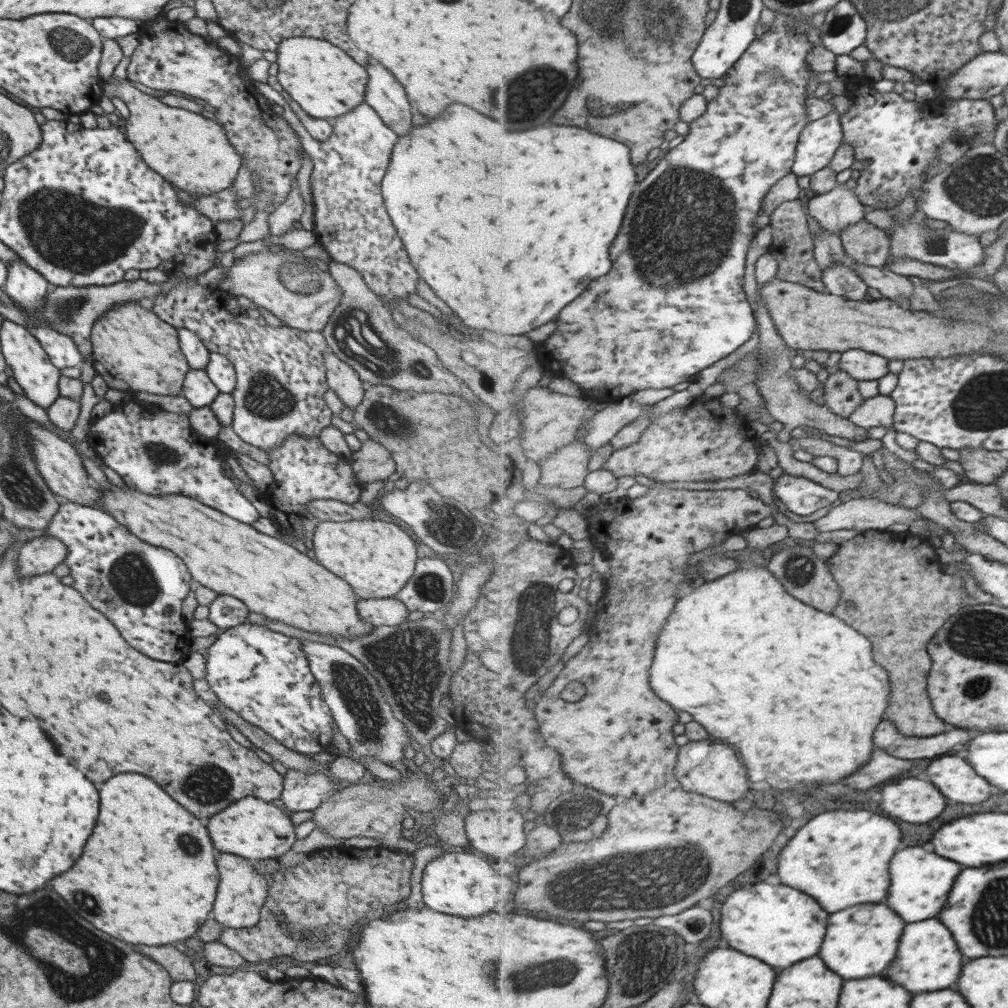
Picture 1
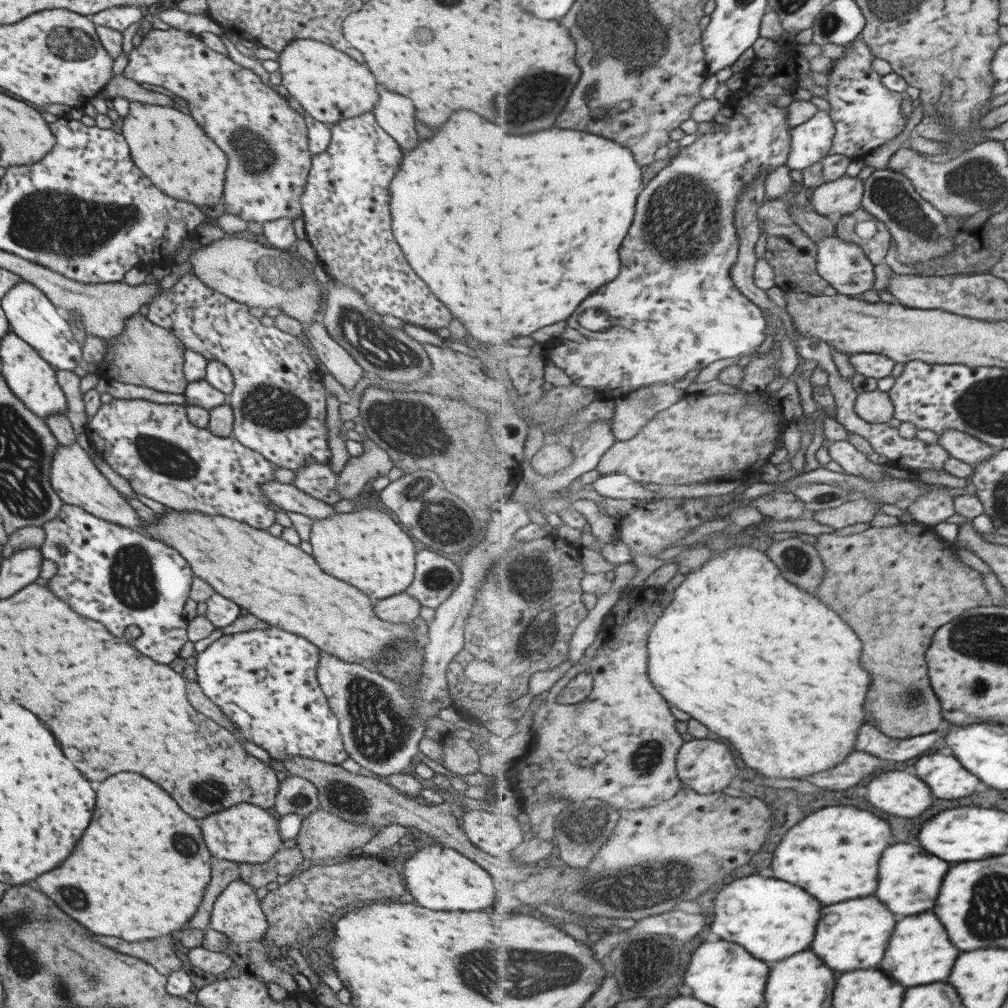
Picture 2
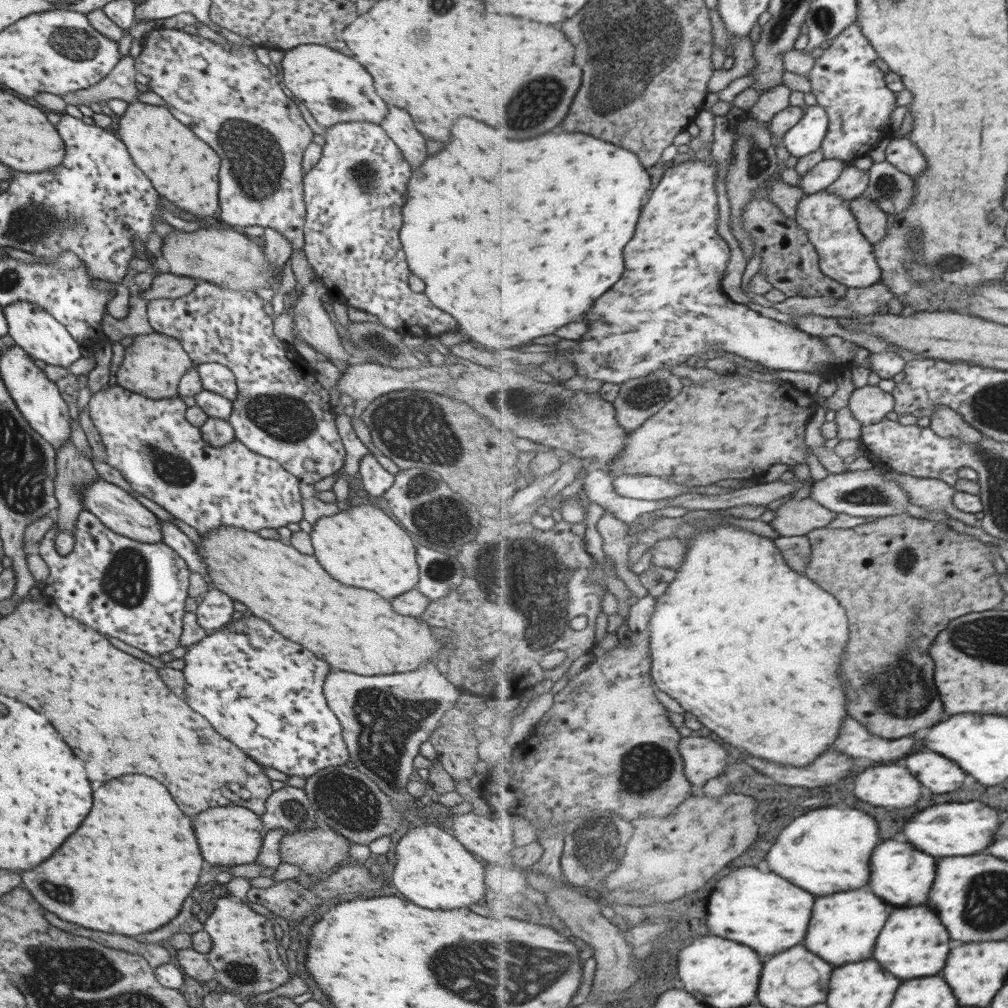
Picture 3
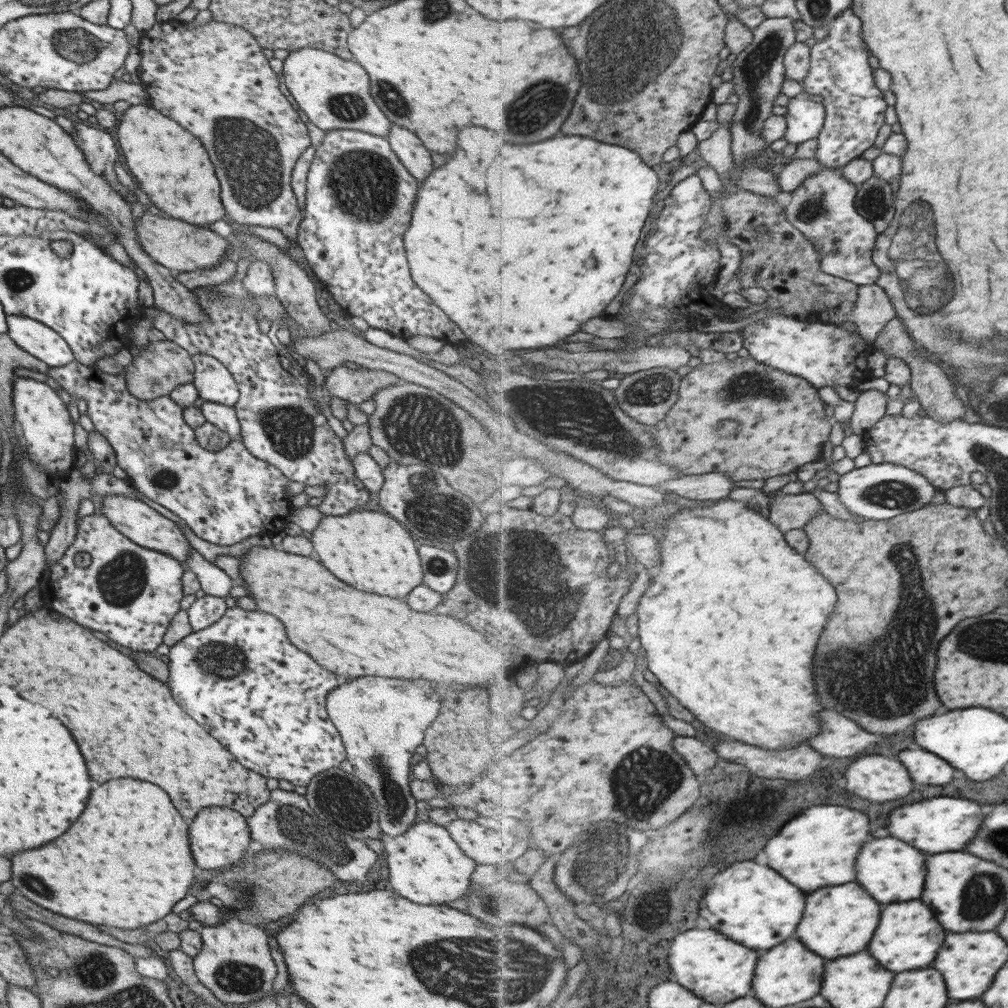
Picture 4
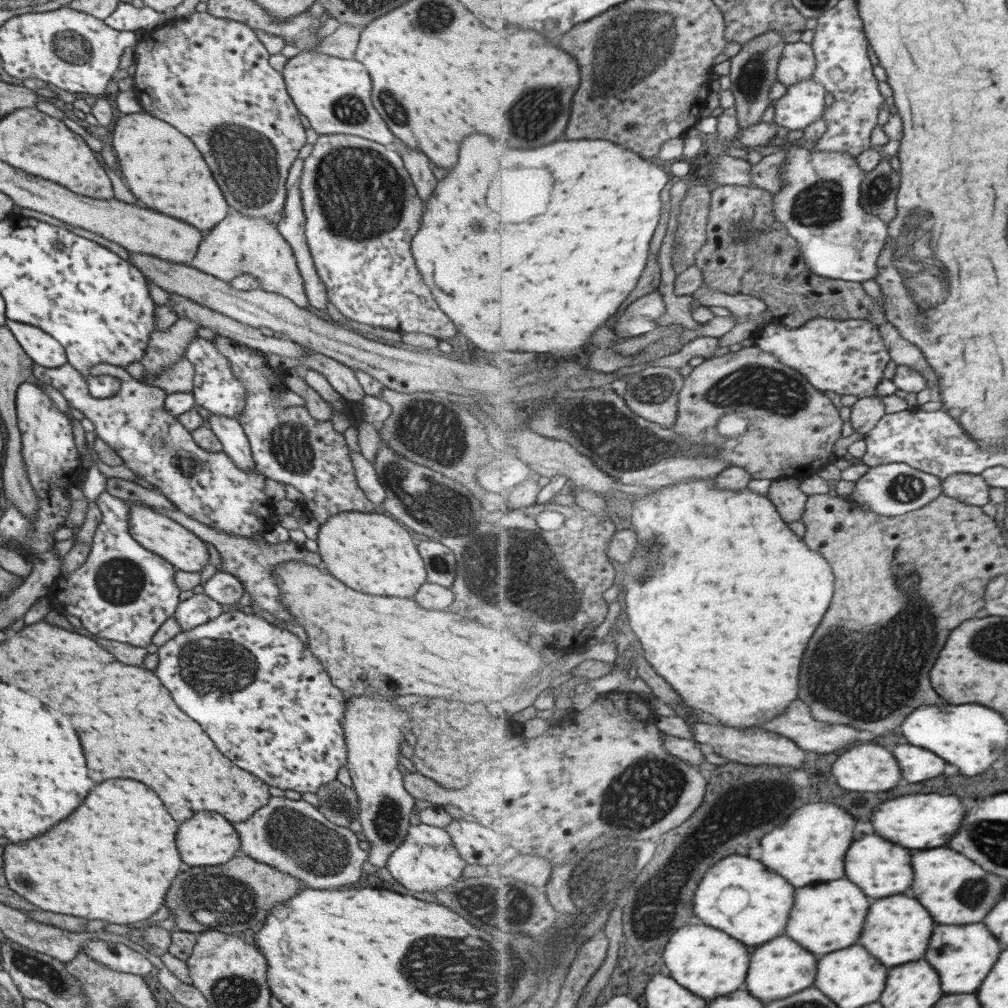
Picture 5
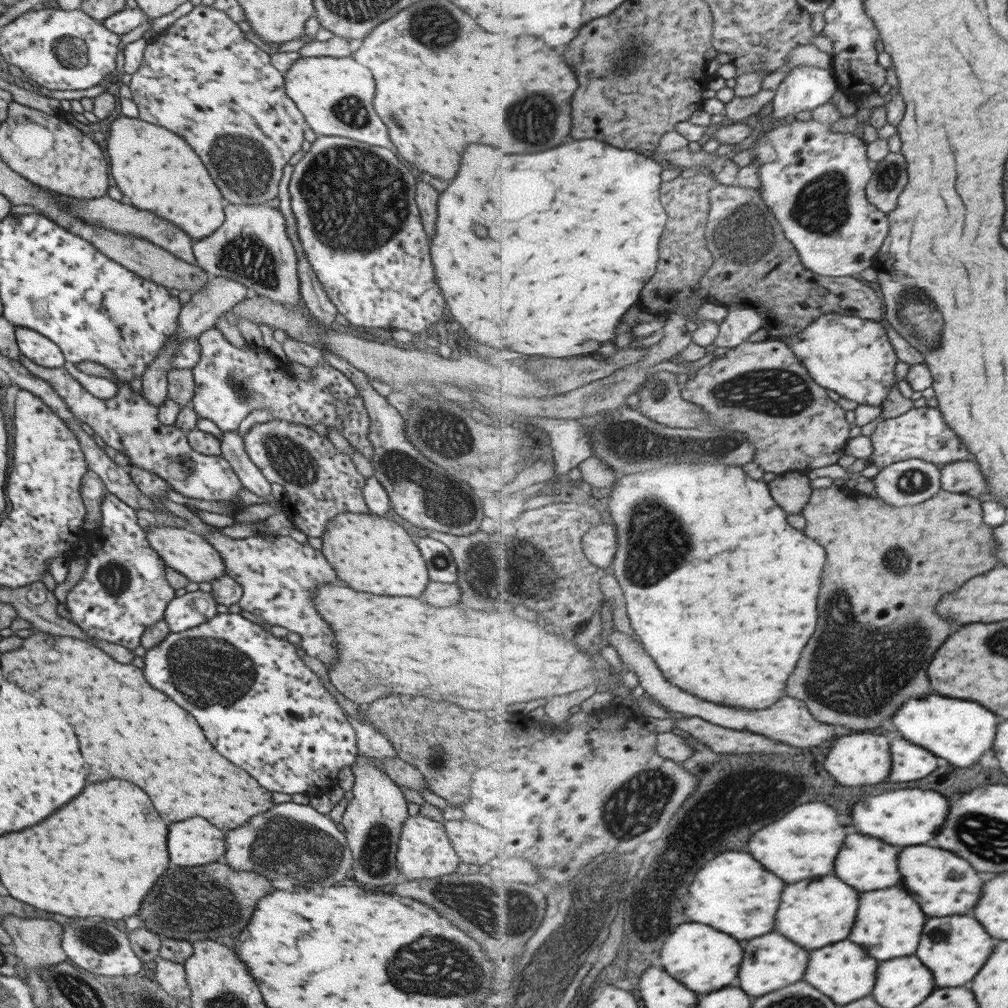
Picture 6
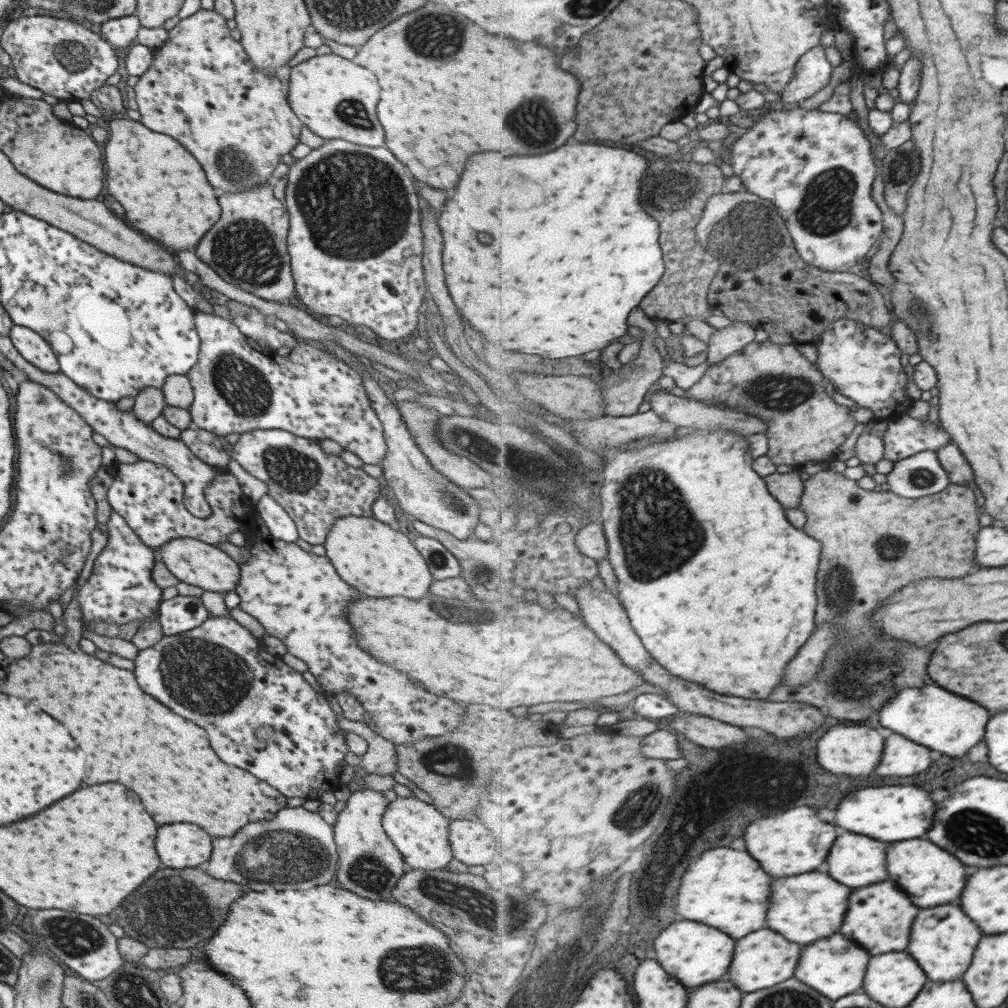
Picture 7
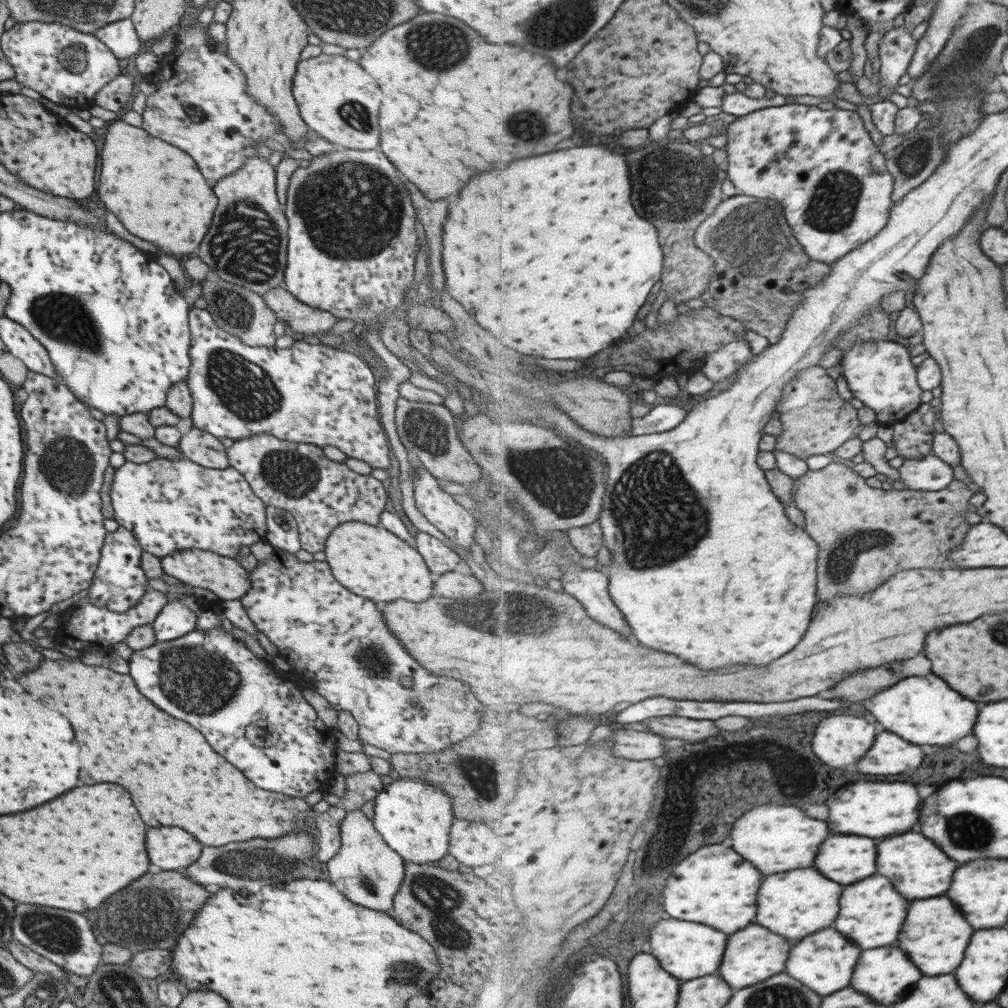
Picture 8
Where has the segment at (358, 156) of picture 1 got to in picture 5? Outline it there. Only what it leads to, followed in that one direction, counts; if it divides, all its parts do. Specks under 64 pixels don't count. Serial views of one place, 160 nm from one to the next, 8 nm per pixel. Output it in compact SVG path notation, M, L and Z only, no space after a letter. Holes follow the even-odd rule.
M328 134L318 135L315 144L312 144L313 149L302 160L303 169L301 169L301 177L299 183L300 199L302 211L304 214L304 237L312 263L317 273L317 276L321 279L326 290L326 297L328 302L331 303L339 313L341 313L347 320L354 320L355 322L361 322L361 324L369 324L377 328L386 328L387 330L393 330L393 332L409 332L420 333L421 335L435 336L435 338L453 338L455 336L455 326L447 320L447 316L437 308L435 300L431 298L429 289L426 284L423 284L420 274L415 268L413 257L411 256L410 244L411 236L415 234L417 230L417 224L419 224L419 216L421 216L421 200L417 198L417 192L399 160L399 156L395 152L391 152L389 148L377 144L376 142L356 137L348 134Z

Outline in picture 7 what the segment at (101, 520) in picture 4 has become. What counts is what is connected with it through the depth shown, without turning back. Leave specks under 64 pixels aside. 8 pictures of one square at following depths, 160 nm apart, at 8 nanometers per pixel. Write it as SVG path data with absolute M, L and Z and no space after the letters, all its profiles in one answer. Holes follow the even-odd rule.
M111 510L105 519L107 525L107 544L99 552L94 560L89 578L78 588L77 604L81 612L81 622L85 628L85 624L90 622L104 622L105 624L130 624L135 620L144 620L148 616L152 616L158 610L161 599L161 588L159 588L150 577L151 569L153 569L156 553L153 549L141 543L138 537L128 528L125 520L115 514Z

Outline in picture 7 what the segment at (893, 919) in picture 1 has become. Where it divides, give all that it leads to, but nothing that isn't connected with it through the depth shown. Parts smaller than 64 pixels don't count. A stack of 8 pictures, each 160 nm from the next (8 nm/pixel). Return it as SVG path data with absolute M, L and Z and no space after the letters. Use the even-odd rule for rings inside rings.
M813 872L795 878L779 878L773 884L773 902L769 910L769 928L785 934L791 942L813 944L821 938L833 936L841 930L845 914L849 910L851 888L833 880L829 874Z

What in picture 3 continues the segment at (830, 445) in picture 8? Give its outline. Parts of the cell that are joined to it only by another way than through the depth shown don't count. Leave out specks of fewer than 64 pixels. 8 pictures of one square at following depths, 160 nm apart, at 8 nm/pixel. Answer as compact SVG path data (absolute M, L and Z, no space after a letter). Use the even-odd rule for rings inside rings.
M748 375L737 376L733 380L723 380L719 376L712 381L693 383L684 387L679 395L672 398L640 428L629 433L625 448L606 470L613 476L643 474L665 480L690 482L695 486L709 486L725 478L751 479L765 474L773 464L801 464L805 462L805 452L811 450L806 443L806 428L819 407L815 397L817 396L779 379L765 382Z

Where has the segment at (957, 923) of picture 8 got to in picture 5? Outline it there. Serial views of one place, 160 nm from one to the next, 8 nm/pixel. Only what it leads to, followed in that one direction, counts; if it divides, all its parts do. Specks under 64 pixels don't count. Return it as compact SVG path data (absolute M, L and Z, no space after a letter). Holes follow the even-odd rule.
M981 922L969 926L937 926L937 934L933 934L933 946L929 946L927 960L933 962L937 970L941 970L941 982L947 994L973 994L989 976L1001 952L1001 942Z

